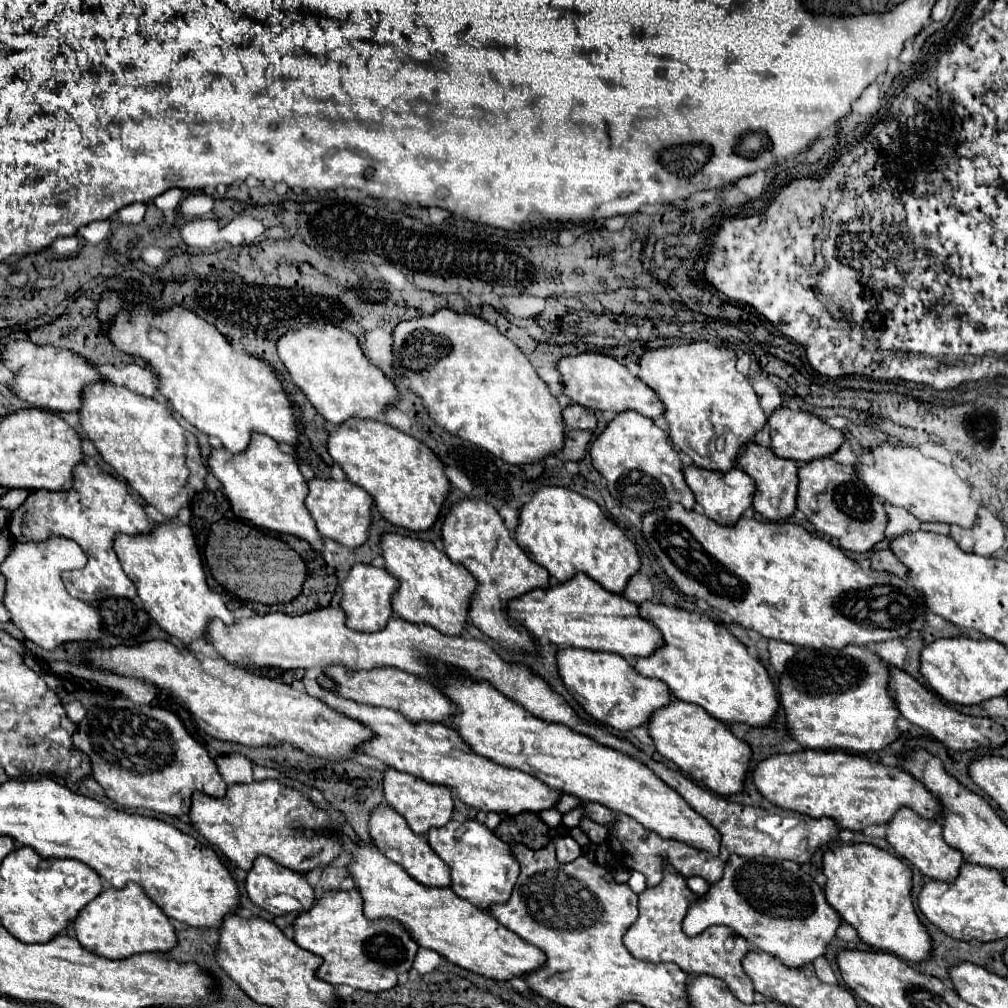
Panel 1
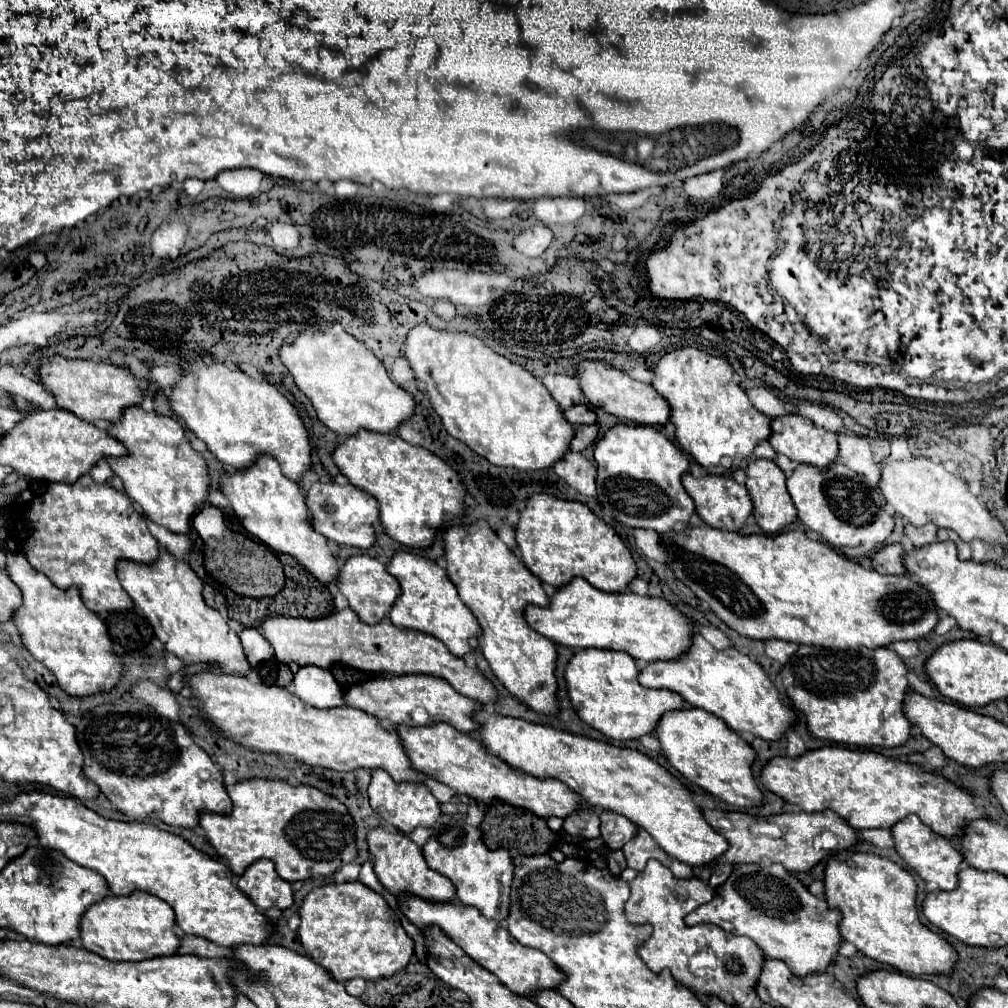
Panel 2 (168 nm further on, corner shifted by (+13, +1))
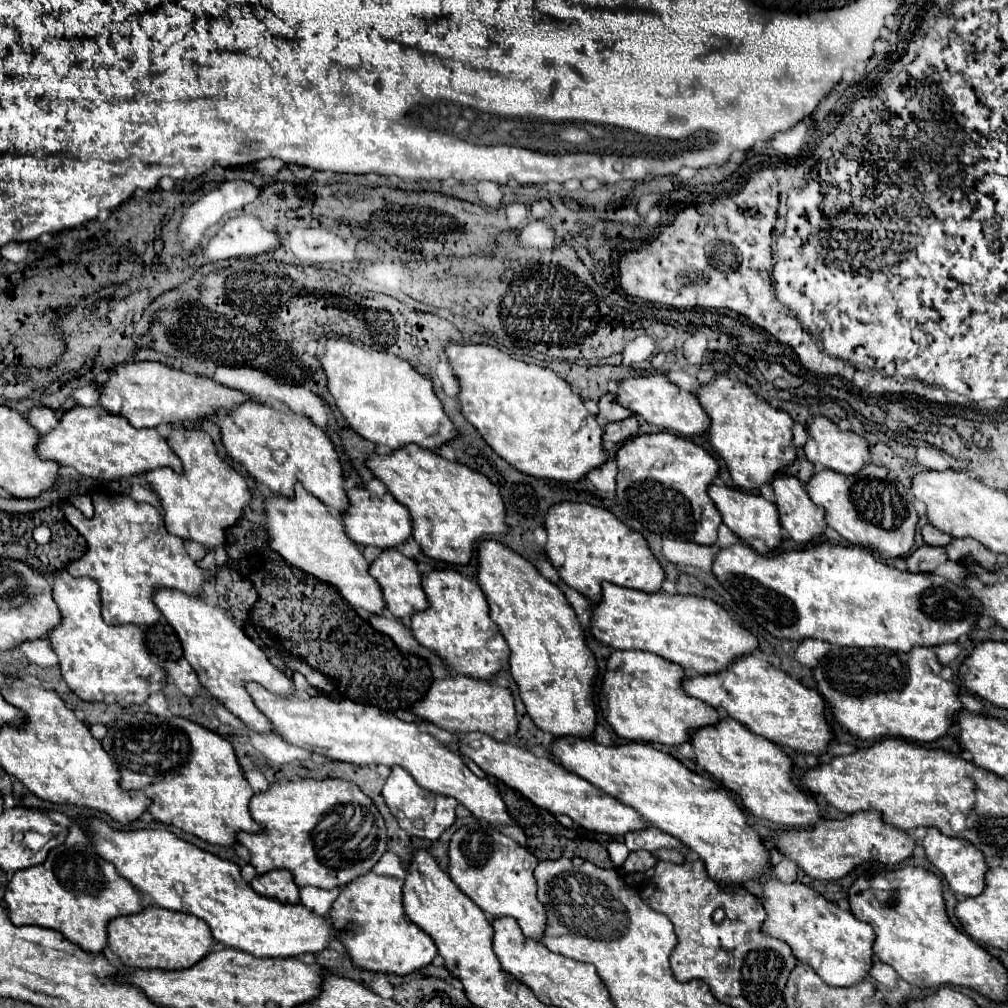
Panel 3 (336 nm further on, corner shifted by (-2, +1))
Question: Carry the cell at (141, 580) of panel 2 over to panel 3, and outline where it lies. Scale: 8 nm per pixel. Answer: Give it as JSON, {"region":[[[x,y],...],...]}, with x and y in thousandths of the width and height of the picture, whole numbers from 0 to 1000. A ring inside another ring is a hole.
{"region":[[[154,583],[152,597],[166,613],[166,617],[174,623],[182,641],[182,651],[195,667],[197,677],[245,720],[249,720],[255,726],[271,726],[269,716],[255,704],[249,690],[243,687],[243,677],[251,675],[273,688],[275,687],[287,688],[291,683],[289,673],[285,673],[283,667],[275,665],[267,657],[263,647],[241,627],[241,623],[233,619],[231,613],[227,613],[219,603],[205,599],[203,591],[182,589],[178,585],[166,585],[166,583]]]}

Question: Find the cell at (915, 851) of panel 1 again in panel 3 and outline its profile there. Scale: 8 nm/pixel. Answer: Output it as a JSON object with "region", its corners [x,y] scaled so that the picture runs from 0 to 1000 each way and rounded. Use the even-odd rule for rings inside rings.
{"region":[[[920,821],[920,829],[916,831],[916,841],[920,853],[938,869],[943,883],[951,889],[971,889],[977,881],[977,865],[979,857],[975,853],[975,845],[963,839],[963,835],[955,835],[951,831],[941,831],[934,827],[930,821]]]}

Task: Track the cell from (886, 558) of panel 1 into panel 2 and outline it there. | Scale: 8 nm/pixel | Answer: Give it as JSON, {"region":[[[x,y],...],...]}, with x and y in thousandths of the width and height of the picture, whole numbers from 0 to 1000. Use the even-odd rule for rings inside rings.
{"region":[[[881,540],[865,552],[865,563],[873,569],[899,569],[897,563],[897,544],[893,540]]]}

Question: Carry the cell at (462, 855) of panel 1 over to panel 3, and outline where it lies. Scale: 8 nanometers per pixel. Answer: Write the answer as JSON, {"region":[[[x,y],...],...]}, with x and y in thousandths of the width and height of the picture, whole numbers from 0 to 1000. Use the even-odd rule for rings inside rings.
{"region":[[[475,813],[459,817],[451,823],[445,835],[445,869],[447,873],[477,901],[483,905],[485,911],[495,909],[509,909],[517,919],[523,931],[537,931],[541,923],[539,911],[539,897],[535,897],[531,885],[531,871],[529,863],[533,859],[533,851],[507,833],[505,829],[497,827],[489,819],[483,819]]]}

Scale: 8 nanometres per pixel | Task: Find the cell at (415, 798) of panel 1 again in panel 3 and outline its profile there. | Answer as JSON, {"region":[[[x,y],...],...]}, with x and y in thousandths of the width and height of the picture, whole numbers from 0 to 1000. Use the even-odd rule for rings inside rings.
{"region":[[[398,760],[388,762],[388,768],[386,768],[386,772],[384,772],[382,780],[380,780],[380,792],[382,792],[388,808],[394,812],[396,819],[400,823],[404,823],[406,827],[416,829],[416,831],[434,833],[451,815],[451,800],[453,800],[453,794],[418,782],[408,772],[408,768],[404,764],[400,764]]]}

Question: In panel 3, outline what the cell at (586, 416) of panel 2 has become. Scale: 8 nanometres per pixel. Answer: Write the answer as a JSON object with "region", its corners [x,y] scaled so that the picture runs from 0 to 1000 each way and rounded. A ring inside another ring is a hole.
{"region":[[[608,391],[596,393],[592,415],[596,415],[598,419],[614,419],[614,417],[618,417],[618,415],[622,415],[622,413],[626,413],[626,409],[624,409],[622,405],[618,405],[616,401],[612,401]]]}

